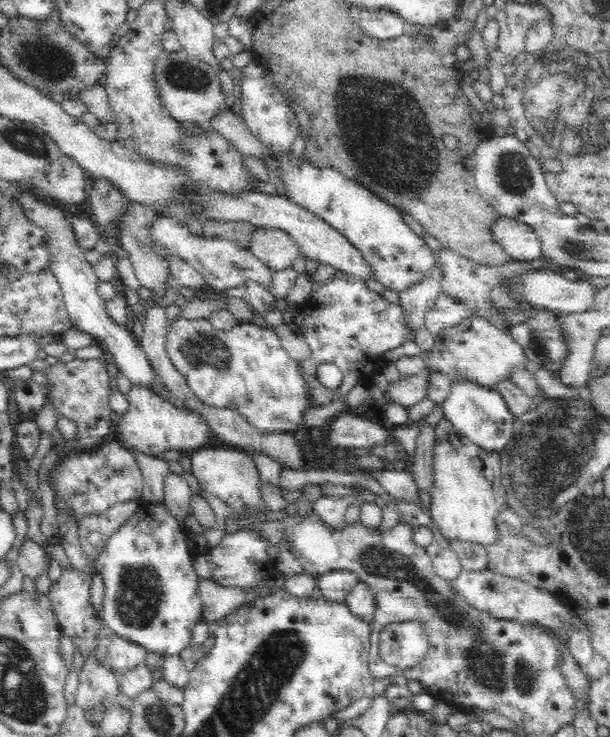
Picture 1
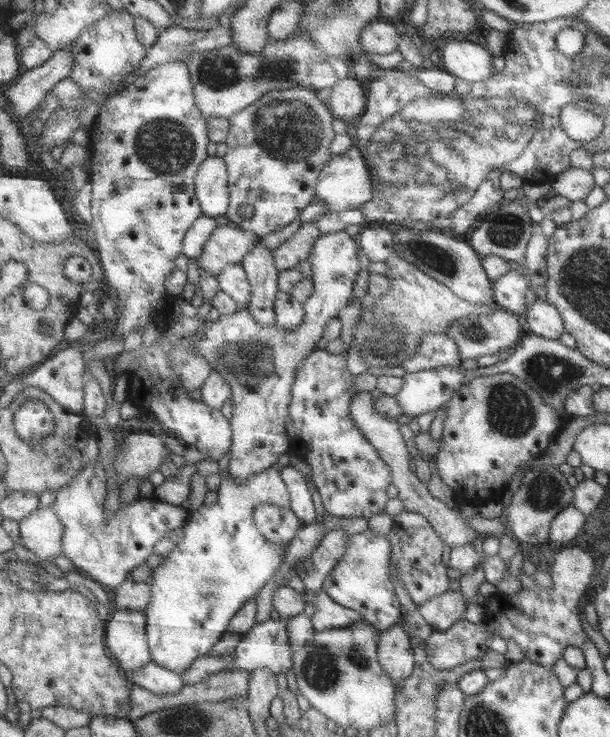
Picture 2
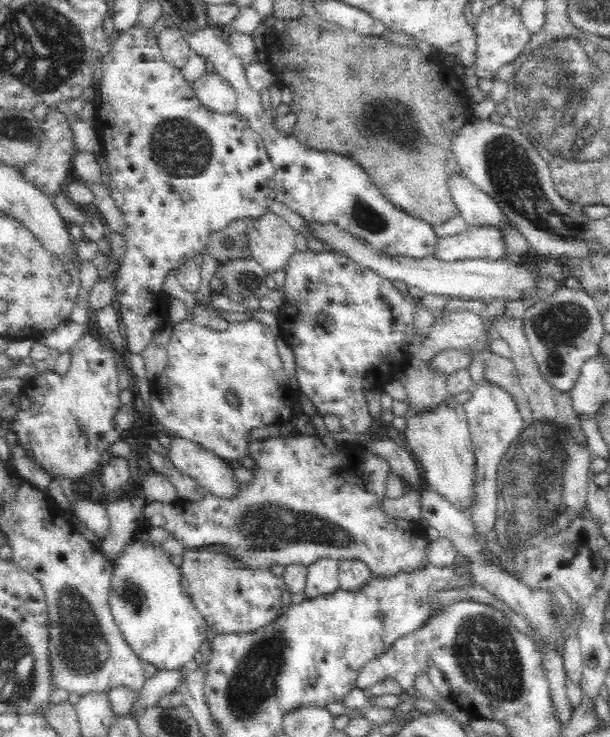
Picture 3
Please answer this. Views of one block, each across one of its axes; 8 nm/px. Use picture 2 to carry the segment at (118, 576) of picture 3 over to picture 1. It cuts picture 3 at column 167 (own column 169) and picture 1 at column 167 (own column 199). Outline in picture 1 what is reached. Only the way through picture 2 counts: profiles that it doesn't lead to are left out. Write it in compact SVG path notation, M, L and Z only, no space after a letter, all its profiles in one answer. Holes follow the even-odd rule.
M144 503L119 530L99 548L95 571L104 579L101 616L107 627L119 637L136 643L149 653L162 657L179 655L192 640L192 628L204 620L203 604L198 593L198 575L192 565L194 553L186 545L186 529L176 521L164 504Z

